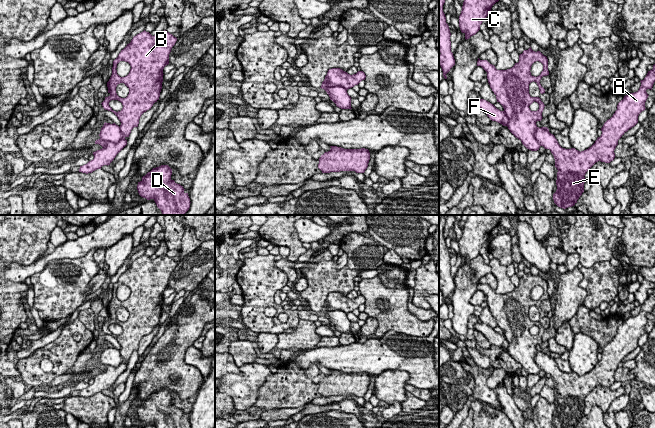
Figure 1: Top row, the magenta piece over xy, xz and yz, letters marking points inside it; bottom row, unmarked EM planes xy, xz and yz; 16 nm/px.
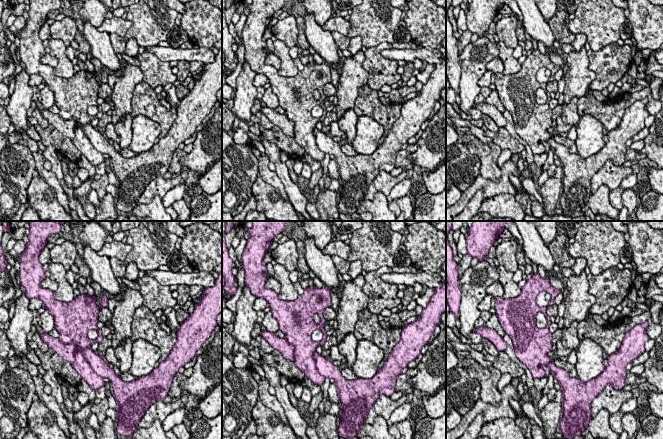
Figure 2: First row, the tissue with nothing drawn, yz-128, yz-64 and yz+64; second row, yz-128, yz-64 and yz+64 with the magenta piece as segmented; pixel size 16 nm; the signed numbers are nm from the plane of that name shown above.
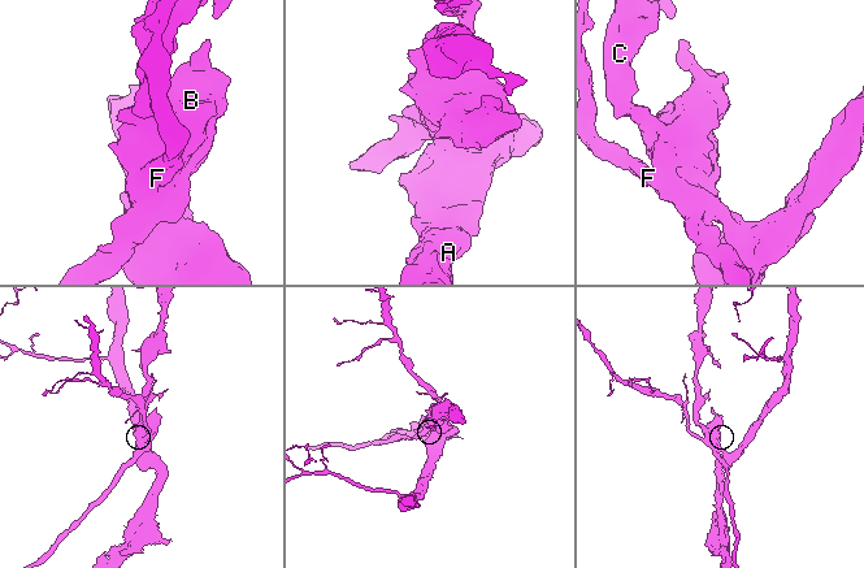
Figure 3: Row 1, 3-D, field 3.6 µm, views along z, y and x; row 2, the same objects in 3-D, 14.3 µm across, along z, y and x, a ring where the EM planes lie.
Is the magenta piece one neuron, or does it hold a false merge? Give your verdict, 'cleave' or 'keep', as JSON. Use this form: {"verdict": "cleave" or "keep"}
{"verdict": "cleave"}

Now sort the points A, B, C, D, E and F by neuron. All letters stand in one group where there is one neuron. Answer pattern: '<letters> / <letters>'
A D E F / B C

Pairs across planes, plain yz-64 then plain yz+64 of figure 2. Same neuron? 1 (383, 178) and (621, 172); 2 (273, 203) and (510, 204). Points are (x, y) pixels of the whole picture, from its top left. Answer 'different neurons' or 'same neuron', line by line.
1: same neuron
2: same neuron

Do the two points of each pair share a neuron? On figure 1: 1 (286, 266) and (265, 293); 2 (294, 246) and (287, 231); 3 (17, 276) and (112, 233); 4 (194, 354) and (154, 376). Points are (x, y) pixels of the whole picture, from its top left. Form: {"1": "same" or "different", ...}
{"1": "different", "2": "same", "3": "same", "4": "different"}

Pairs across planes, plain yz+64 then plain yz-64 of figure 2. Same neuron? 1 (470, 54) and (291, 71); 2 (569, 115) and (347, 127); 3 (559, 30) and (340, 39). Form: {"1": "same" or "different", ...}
{"1": "different", "2": "same", "3": "same"}

